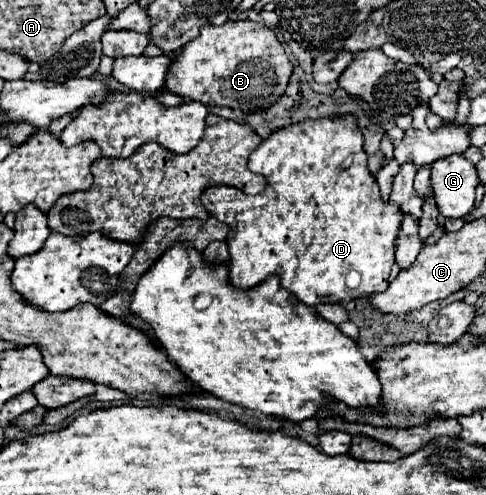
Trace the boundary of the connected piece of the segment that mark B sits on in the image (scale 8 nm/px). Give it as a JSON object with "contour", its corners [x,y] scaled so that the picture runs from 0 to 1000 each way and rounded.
{"contour":[[[469,40],[461,53],[420,53],[412,73],[358,113],[342,178],[379,202],[519,226],[560,214],[584,190],[597,149],[601,125],[556,57],[531,44]]]}

